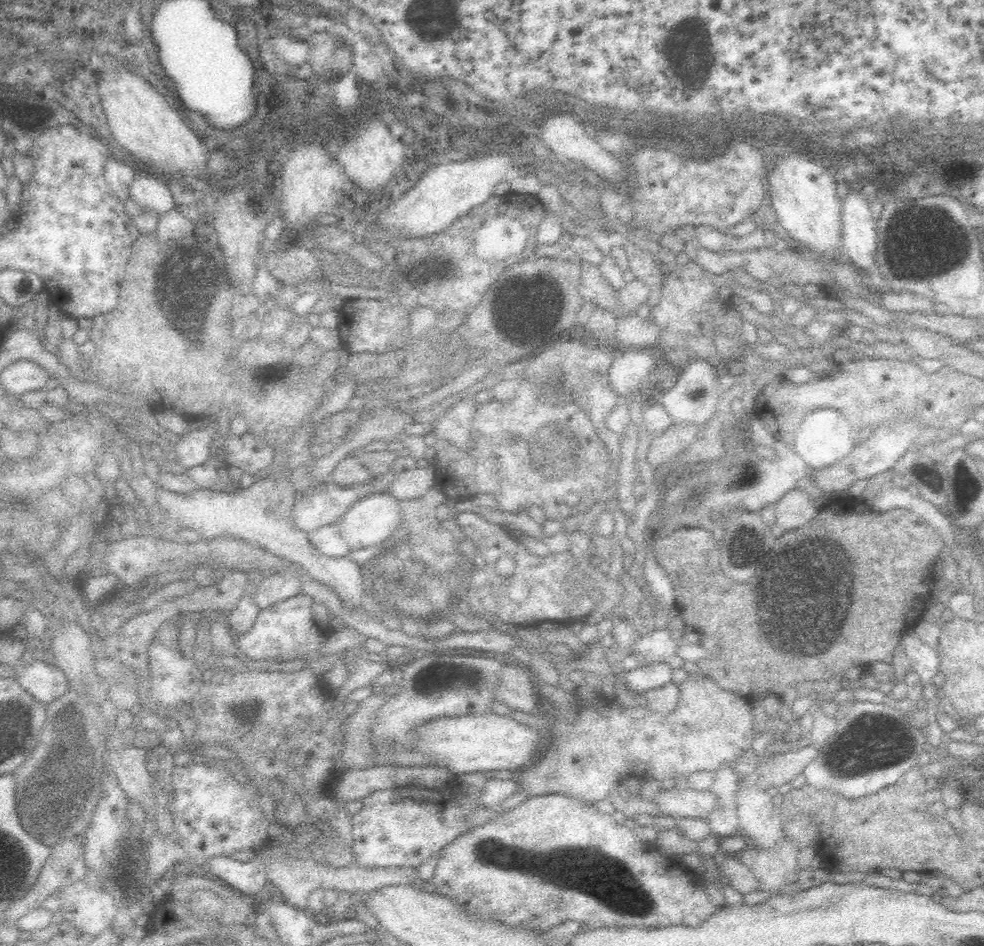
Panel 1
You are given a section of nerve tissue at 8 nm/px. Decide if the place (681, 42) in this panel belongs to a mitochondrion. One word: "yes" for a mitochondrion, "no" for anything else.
yes

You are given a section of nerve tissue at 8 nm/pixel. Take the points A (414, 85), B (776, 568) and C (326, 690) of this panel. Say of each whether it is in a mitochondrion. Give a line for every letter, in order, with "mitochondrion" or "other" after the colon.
A: other
B: mitochondrion
C: other

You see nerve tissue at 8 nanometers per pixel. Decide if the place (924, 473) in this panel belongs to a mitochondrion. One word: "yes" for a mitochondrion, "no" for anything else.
no

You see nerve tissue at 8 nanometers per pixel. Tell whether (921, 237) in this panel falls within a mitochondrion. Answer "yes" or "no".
yes

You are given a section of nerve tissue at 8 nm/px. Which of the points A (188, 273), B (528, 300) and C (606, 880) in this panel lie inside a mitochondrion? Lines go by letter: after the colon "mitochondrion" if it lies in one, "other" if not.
A: mitochondrion
B: mitochondrion
C: mitochondrion

